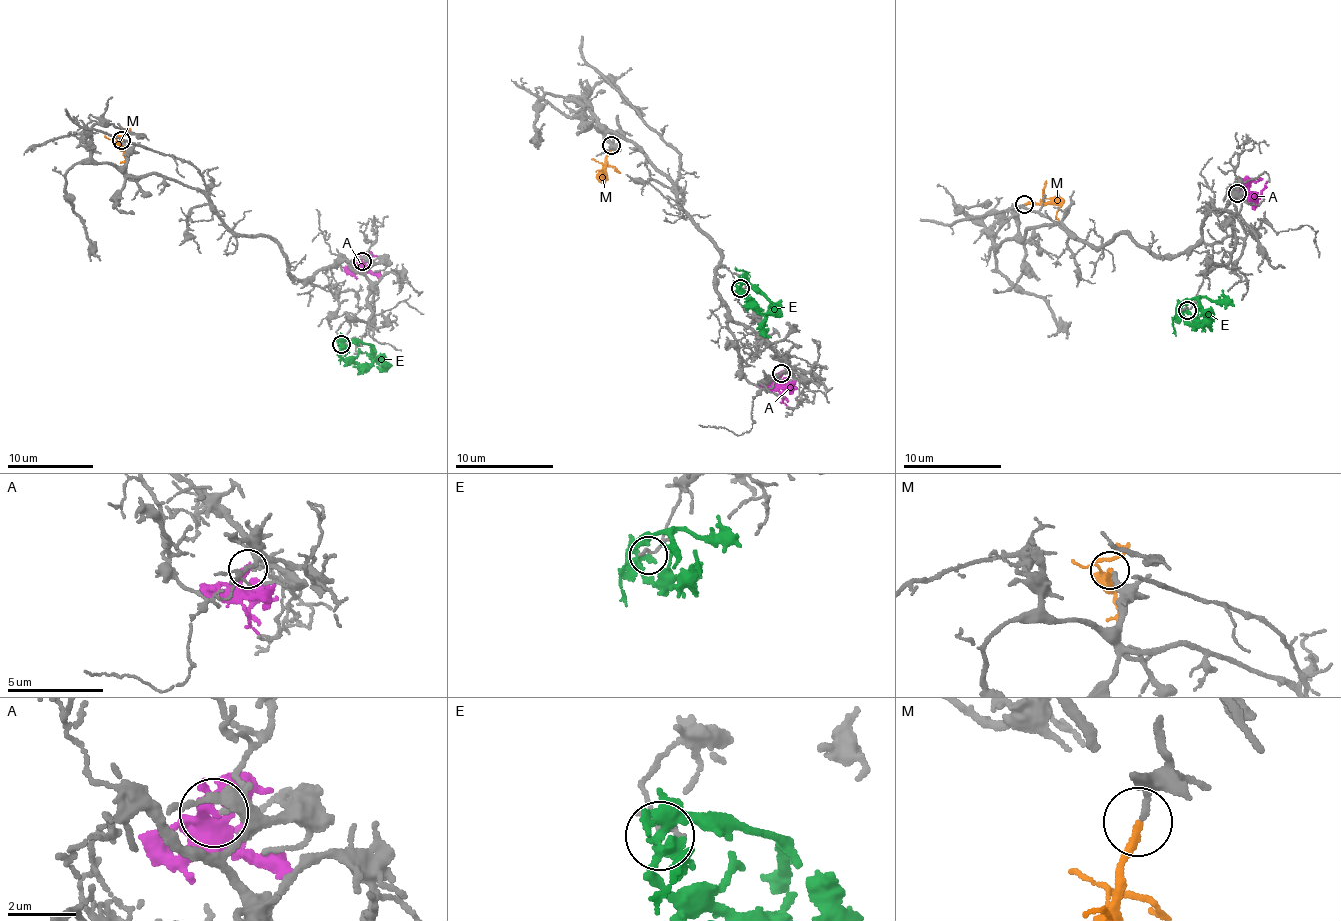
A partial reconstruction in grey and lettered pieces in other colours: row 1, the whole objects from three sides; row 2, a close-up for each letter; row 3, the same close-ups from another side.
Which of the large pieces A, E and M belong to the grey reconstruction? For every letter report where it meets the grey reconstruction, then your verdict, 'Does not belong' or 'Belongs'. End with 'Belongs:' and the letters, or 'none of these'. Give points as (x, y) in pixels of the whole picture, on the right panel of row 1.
A: Touches grey at (1237, 193). Does not belong
E: Touches grey at (1187, 310). Does not belong
M: Touches grey at (1024, 204). Belongs
Belongs: M

